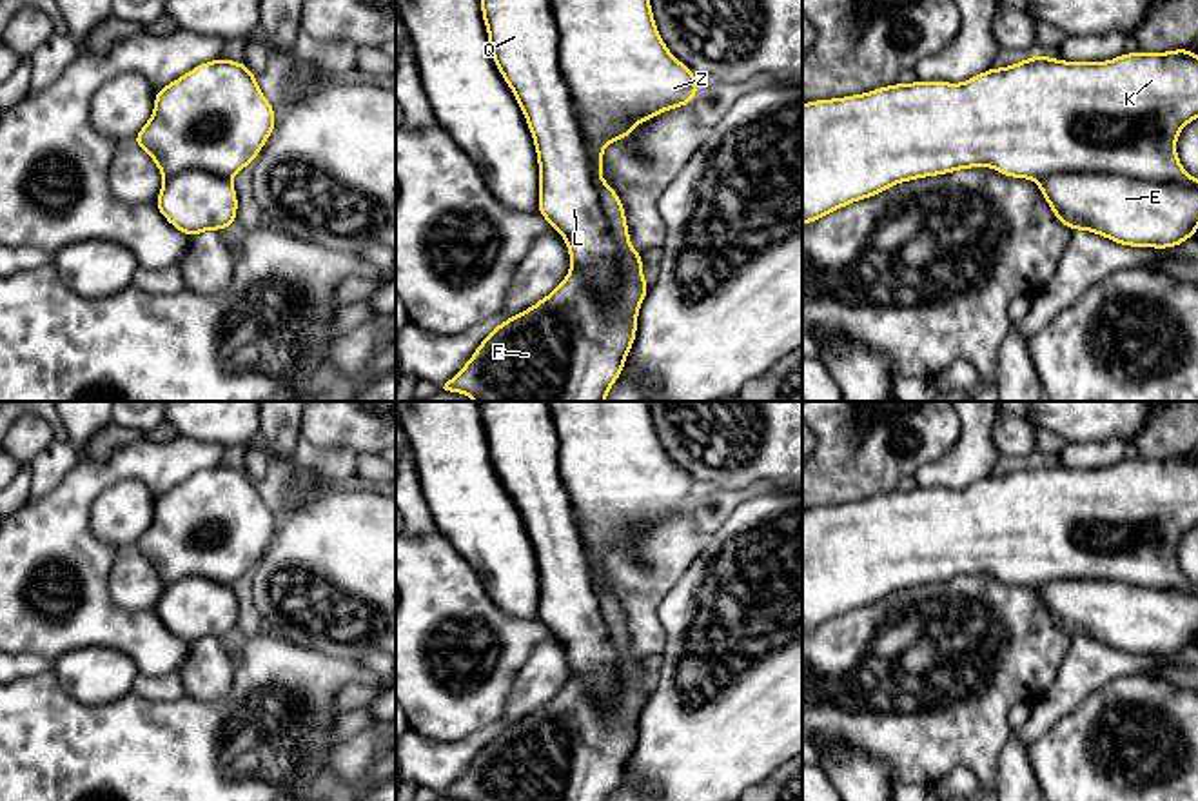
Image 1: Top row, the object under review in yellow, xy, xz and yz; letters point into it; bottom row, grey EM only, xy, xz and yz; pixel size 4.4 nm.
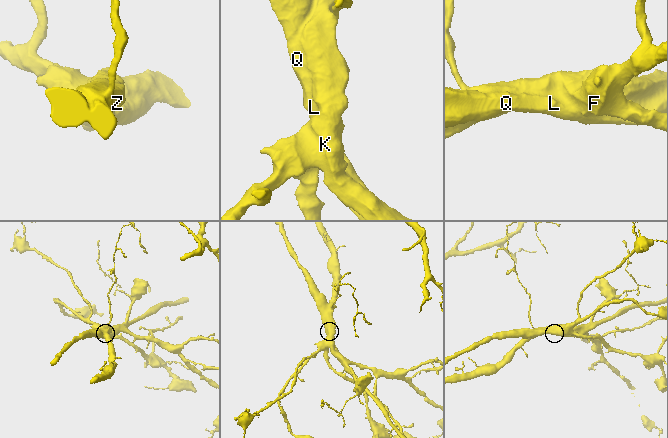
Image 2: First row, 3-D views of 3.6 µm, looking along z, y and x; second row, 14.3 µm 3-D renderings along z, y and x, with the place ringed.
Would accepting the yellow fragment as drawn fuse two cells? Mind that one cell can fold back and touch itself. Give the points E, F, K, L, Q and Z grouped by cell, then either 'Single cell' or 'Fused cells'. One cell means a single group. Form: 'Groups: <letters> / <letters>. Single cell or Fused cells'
Groups: E L Q / F K Z. Fused cells

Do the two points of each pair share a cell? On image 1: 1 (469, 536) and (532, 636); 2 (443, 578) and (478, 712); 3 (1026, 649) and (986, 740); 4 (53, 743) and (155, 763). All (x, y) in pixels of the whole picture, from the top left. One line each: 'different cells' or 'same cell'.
1: different cells
2: same cell
3: same cell
4: same cell

